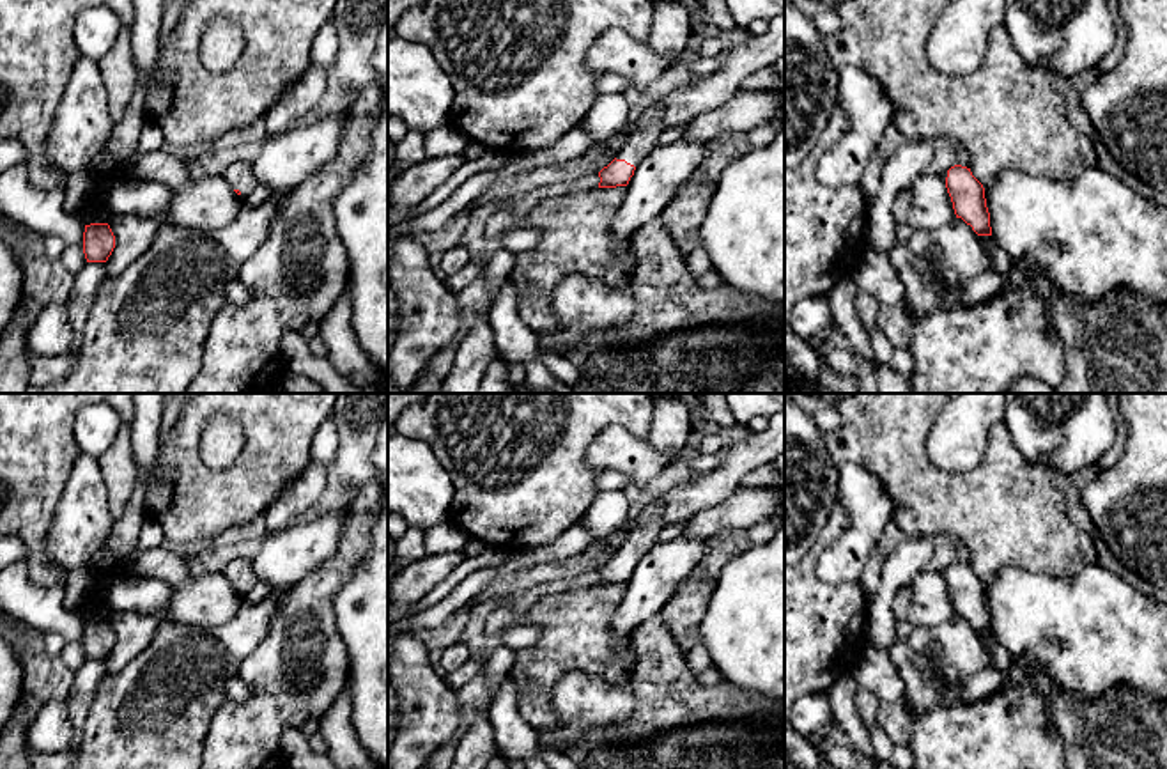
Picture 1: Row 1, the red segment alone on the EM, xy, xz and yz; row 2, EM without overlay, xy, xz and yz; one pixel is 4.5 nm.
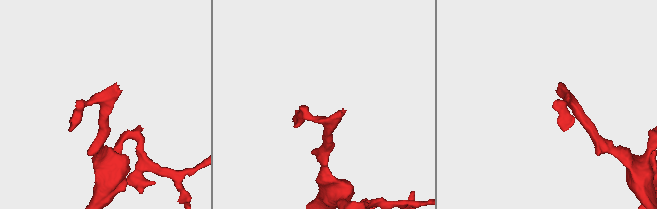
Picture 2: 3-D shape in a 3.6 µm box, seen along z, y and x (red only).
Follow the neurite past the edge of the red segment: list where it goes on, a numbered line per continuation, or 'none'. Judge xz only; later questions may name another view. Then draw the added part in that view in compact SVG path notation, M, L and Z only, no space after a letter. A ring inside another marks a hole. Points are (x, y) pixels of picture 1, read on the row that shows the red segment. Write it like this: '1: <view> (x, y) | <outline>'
1: xz (638, 146) | M657 101L639 115L638 131L627 138L614 158L638 167L659 145L662 131L662 101Z

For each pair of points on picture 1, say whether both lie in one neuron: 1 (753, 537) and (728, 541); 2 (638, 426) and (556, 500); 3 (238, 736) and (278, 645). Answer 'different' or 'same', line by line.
1: same
2: same
3: same

